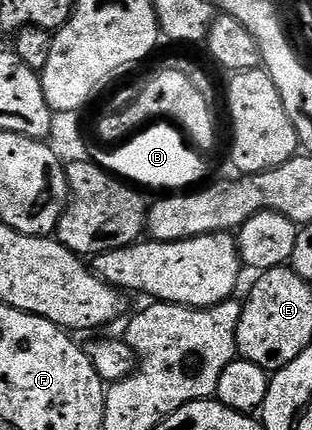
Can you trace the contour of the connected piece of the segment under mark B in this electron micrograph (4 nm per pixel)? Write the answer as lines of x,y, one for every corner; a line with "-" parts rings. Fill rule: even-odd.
170,123
151,124
149,127
135,132
129,140
122,144
114,147
119,147
119,149
104,154
100,158
100,164
111,174
117,175
127,182
137,183
139,186
155,185
156,188
162,189
158,191
182,191
198,183
193,183
193,181
200,180
202,172
206,169
205,163
197,157
199,154
191,148
187,138
-
134,181
139,181
139,183

